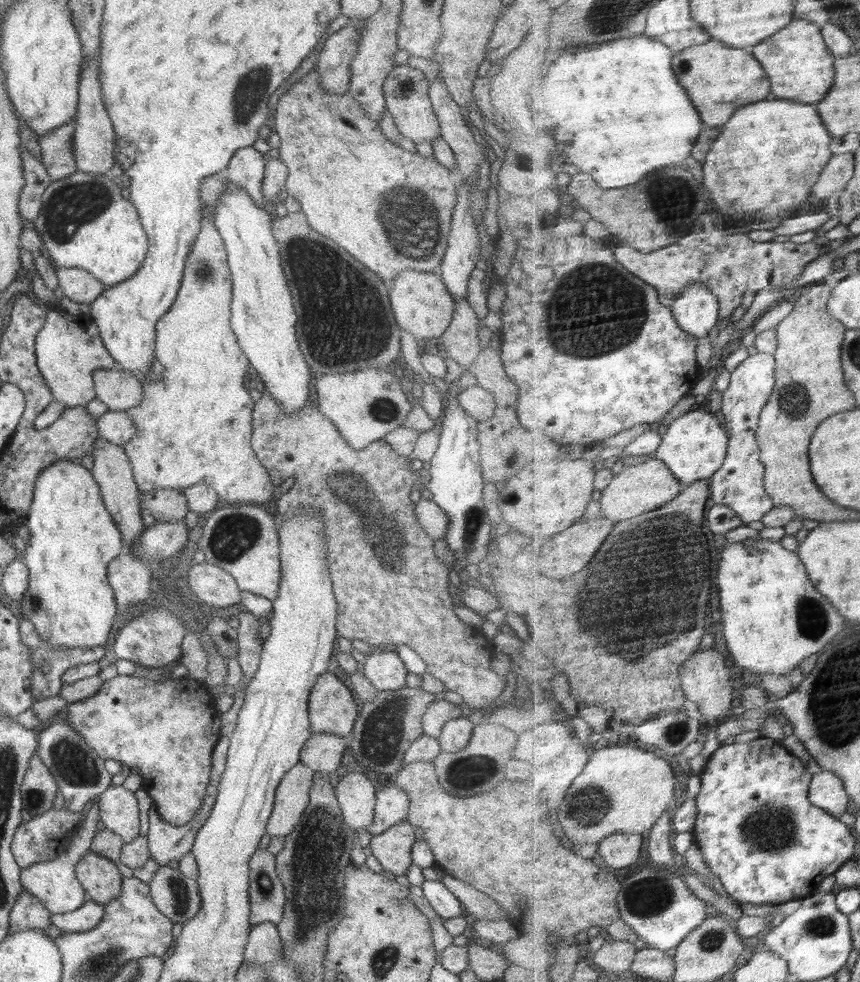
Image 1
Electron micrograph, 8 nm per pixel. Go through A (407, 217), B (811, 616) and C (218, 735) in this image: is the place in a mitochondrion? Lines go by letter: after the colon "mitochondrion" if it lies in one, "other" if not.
A: mitochondrion
B: mitochondrion
C: other

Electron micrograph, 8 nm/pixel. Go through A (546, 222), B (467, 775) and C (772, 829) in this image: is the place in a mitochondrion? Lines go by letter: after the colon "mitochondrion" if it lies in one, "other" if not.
A: other
B: mitochondrion
C: mitochondrion

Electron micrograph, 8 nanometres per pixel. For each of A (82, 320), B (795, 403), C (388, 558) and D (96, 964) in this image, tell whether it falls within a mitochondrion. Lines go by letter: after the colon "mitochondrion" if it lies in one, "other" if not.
A: other
B: mitochondrion
C: mitochondrion
D: mitochondrion

